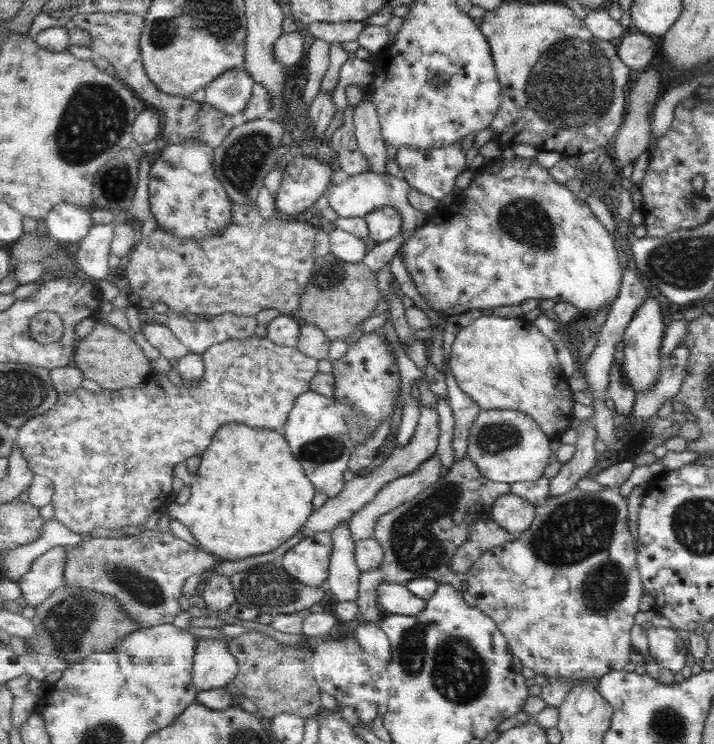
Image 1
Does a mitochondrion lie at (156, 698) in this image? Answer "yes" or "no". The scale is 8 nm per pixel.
no

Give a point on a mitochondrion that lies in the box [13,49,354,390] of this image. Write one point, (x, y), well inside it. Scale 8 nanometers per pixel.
(96, 119)

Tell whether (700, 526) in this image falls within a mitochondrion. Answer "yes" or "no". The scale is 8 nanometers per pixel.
yes

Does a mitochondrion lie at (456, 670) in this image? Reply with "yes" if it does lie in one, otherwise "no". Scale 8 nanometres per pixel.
yes

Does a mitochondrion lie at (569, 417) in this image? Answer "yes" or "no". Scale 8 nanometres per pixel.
no

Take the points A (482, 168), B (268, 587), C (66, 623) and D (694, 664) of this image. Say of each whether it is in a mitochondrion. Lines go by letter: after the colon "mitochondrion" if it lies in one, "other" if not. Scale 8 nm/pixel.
A: other
B: mitochondrion
C: mitochondrion
D: other

